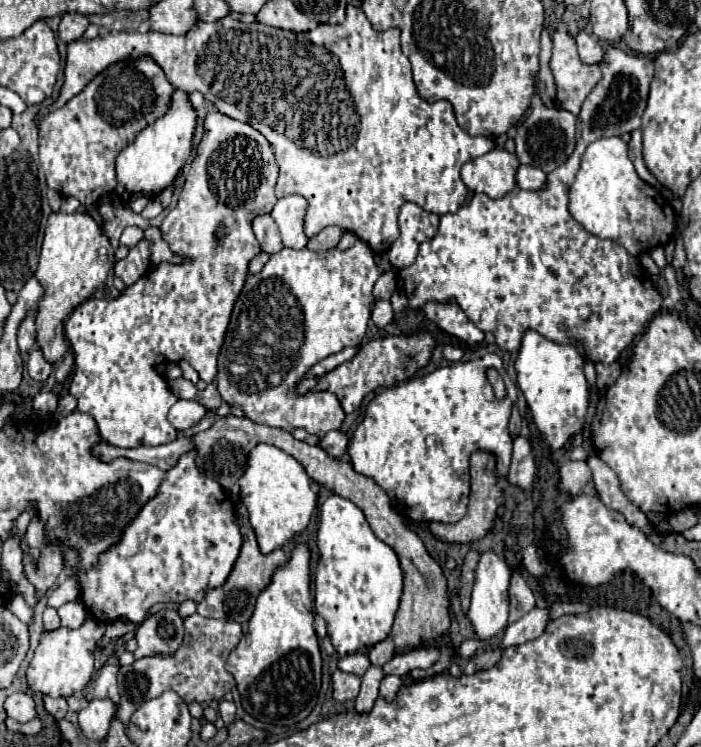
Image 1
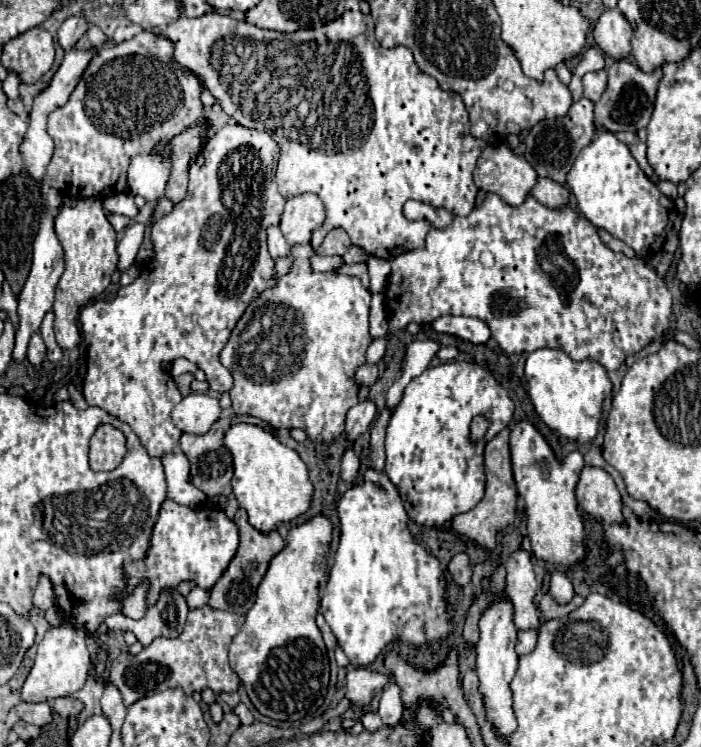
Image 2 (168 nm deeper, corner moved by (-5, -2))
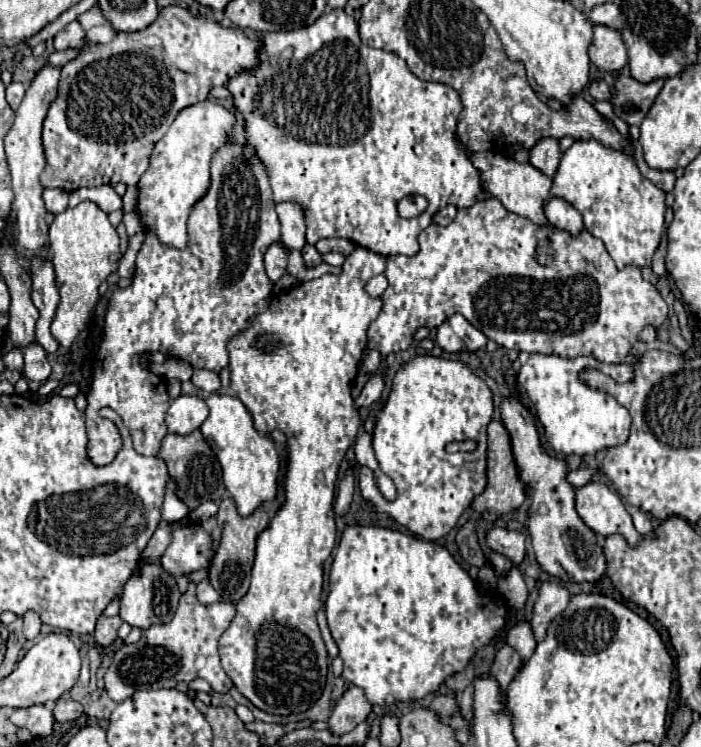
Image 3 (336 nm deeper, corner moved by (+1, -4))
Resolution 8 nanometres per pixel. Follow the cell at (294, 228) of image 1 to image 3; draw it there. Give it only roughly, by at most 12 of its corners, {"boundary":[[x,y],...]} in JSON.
{"boundary":[[298,202],[276,204],[282,244],[302,250],[306,212]]}

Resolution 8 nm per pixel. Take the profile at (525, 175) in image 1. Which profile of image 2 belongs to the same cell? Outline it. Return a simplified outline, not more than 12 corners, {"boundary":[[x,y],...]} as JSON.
{"boundary":[[538,180],[532,196],[552,210],[570,202],[570,192],[554,180]]}

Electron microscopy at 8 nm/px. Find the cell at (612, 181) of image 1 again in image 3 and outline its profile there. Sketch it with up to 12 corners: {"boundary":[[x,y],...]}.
{"boundary":[[578,140],[550,194],[618,268],[650,264],[664,192],[622,150]]}

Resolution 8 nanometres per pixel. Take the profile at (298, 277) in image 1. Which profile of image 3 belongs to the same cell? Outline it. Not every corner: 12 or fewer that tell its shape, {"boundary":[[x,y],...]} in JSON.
{"boundary":[[386,258],[300,282],[228,342],[230,396],[288,436],[220,660],[256,708],[322,696],[316,624],[350,396]]}

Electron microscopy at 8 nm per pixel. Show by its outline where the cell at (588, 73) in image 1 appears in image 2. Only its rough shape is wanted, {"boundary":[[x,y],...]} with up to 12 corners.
{"boundary":[[606,70],[584,74],[584,96],[598,102]]}

